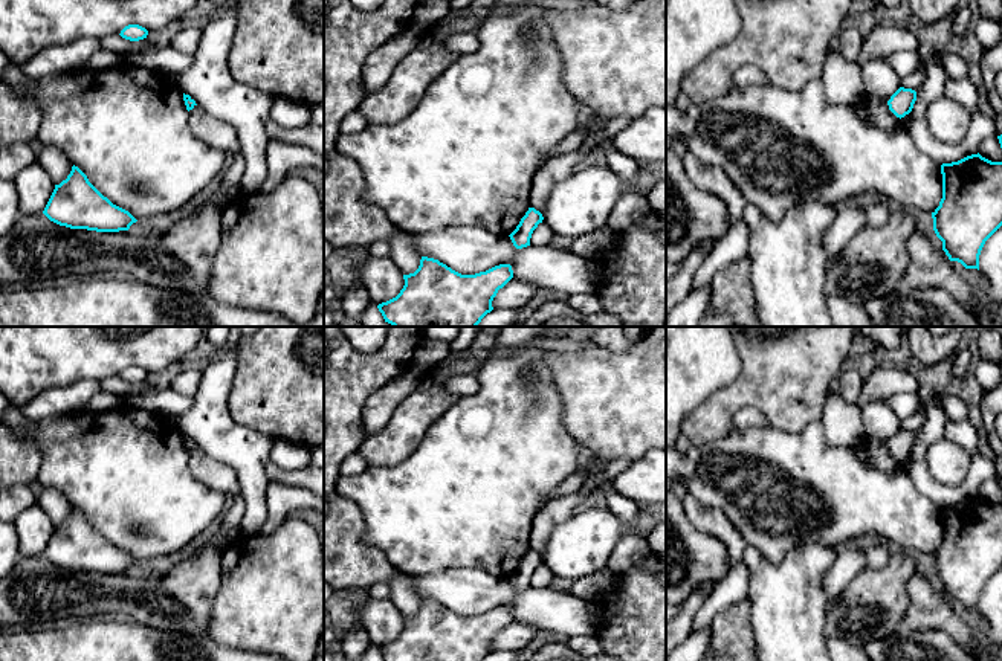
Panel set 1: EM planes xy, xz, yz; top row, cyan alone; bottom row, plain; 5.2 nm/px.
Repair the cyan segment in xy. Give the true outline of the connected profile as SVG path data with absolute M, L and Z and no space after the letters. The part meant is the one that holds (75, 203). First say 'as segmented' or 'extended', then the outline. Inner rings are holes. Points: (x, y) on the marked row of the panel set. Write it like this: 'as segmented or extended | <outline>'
as segmented | M75 165L67 179L55 185L43 214L60 226L96 232L128 231L137 221L104 197Z

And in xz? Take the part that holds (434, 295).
as segmented | M422 256L419 269L403 275L400 293L377 308L393 327L477 327L512 278L510 264L461 275L438 260Z

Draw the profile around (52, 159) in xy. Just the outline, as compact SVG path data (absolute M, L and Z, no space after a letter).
M46 145L41 148L37 160L49 174L55 185L60 185L72 171L73 163L57 147Z

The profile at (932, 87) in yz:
M929 56L926 60L926 79L923 85L915 90L916 101L912 111L904 116L906 122L912 119L924 119L929 104L944 96L944 84L947 79L947 72L938 63L936 56Z

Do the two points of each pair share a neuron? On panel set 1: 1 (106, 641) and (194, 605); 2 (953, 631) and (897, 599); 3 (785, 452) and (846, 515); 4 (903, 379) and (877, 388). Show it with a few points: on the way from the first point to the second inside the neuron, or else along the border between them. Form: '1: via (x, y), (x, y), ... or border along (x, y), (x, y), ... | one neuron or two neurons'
1: border along (110, 615), (181, 632) | two neurons
2: border along (908, 585), (909, 606), (901, 625) | two neurons
3: via (801, 469), (825, 489), (831, 498) | one neuron
4: via (897, 379), (888, 379), (883, 383) | one neuron

